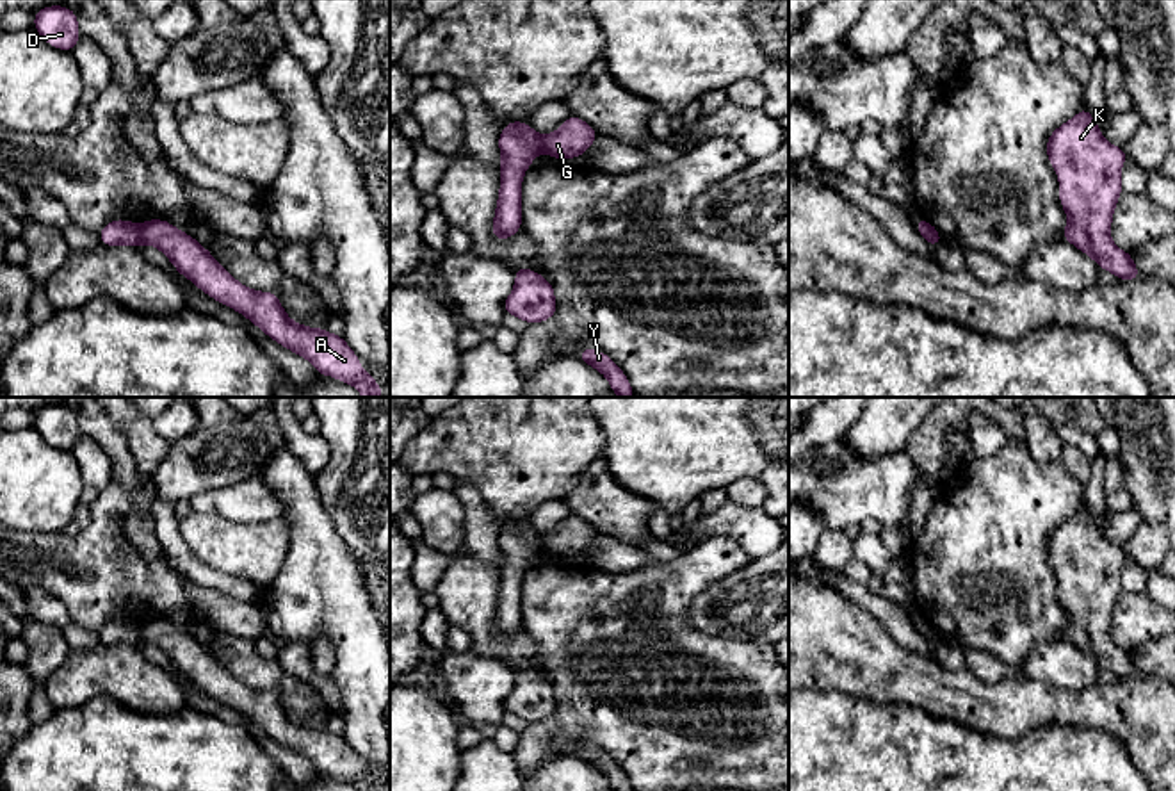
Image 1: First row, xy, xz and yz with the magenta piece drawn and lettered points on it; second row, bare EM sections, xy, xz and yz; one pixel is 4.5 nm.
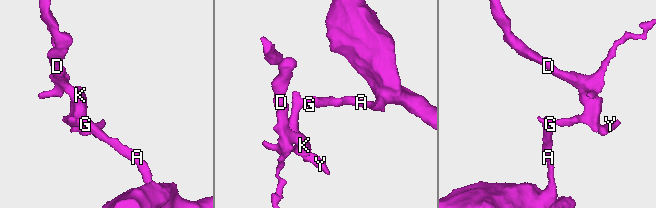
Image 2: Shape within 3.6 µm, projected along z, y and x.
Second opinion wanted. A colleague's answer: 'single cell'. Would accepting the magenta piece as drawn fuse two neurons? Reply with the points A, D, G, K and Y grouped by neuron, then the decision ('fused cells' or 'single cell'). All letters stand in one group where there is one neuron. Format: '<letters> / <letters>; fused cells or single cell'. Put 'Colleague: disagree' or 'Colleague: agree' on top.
Colleague: disagree
A G / D K Y; fused cells

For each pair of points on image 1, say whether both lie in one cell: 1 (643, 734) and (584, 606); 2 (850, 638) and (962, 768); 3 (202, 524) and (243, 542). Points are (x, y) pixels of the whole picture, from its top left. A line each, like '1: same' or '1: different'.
1: same
2: different
3: same

